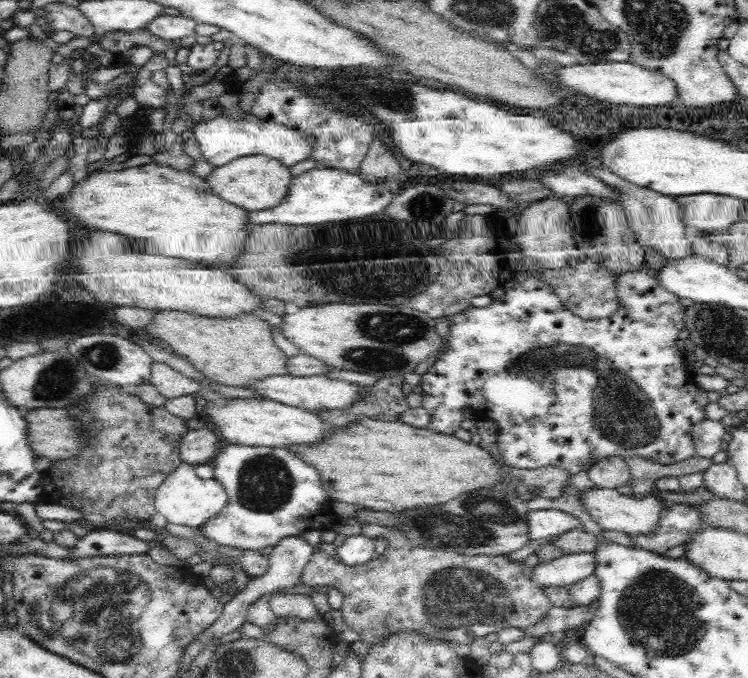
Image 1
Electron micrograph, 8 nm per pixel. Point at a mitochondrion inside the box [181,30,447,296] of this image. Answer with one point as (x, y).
(381, 94)

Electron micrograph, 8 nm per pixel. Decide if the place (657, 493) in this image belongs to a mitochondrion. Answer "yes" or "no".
no

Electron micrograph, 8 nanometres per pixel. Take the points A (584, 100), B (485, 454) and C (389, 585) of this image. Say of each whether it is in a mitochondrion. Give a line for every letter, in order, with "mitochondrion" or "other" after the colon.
A: other
B: other
C: other

